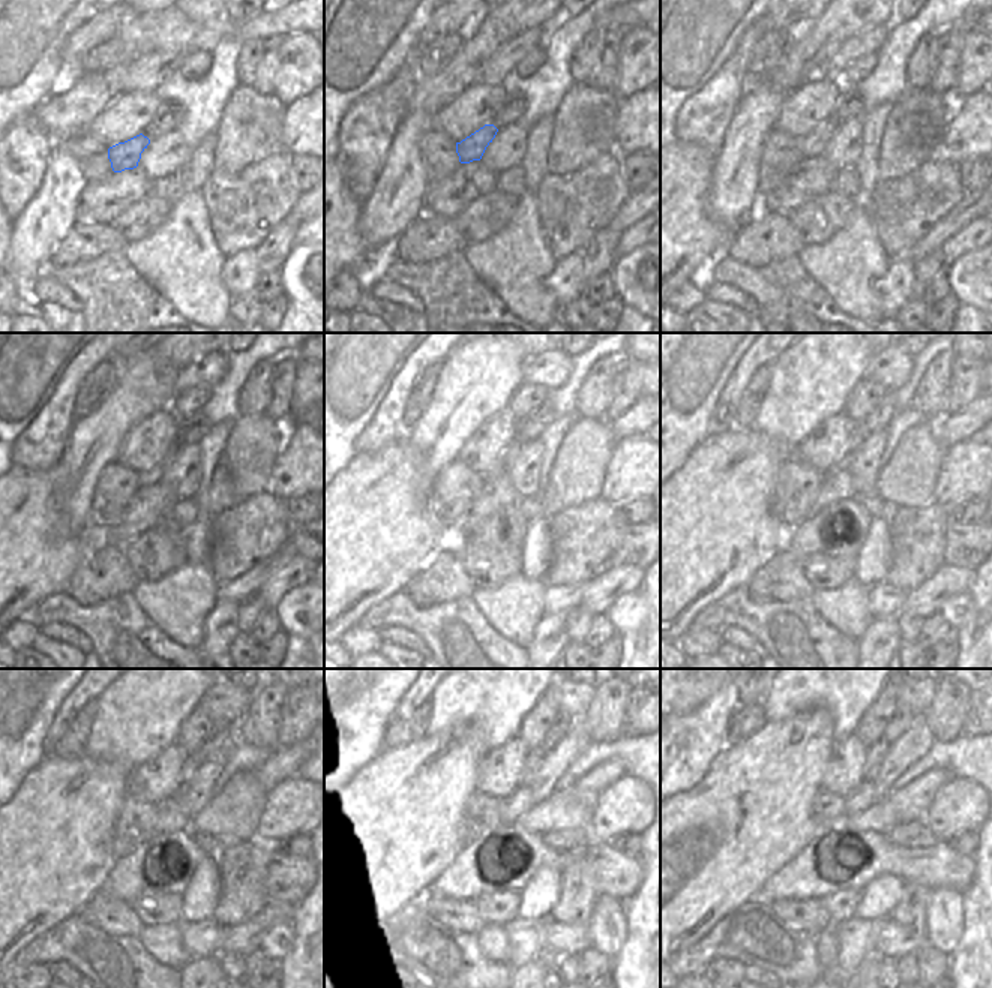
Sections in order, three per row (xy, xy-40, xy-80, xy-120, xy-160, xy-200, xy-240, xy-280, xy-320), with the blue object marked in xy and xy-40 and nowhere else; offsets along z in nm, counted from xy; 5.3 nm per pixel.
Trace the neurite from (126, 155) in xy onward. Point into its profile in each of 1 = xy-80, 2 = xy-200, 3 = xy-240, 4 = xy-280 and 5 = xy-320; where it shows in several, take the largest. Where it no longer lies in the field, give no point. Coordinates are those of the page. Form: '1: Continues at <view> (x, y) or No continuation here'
1: Continues at xy-80 (814, 144)
2: Continues at xy-200 (859, 435)
3: Continues at xy-240 (191, 765)
4: Continues at xy-280 (535, 757)
5: Continues at xy-320 (877, 753).

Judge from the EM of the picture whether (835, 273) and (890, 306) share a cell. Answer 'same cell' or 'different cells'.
different cells

